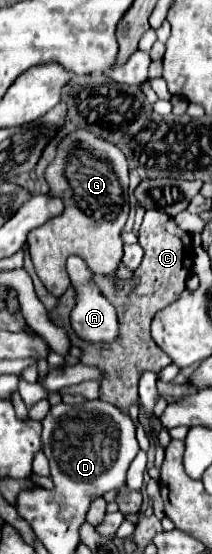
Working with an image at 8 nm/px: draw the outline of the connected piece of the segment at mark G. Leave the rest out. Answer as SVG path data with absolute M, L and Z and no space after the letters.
M77 129L75 133L69 135L69 143L61 141L61 145L57 147L55 159L45 169L45 181L49 185L47 197L61 199L65 209L61 215L53 217L45 225L33 229L27 237L27 243L29 243L31 259L33 259L39 279L55 297L61 297L65 293L65 289L69 287L69 277L65 271L65 261L69 255L75 255L75 253L83 255L87 265L91 265L93 273L115 273L117 265L121 263L121 255L123 255L121 231L123 231L123 227L127 223L127 215L129 215L127 159L115 145L111 145L111 141L95 137L93 133L89 133L85 129Z

